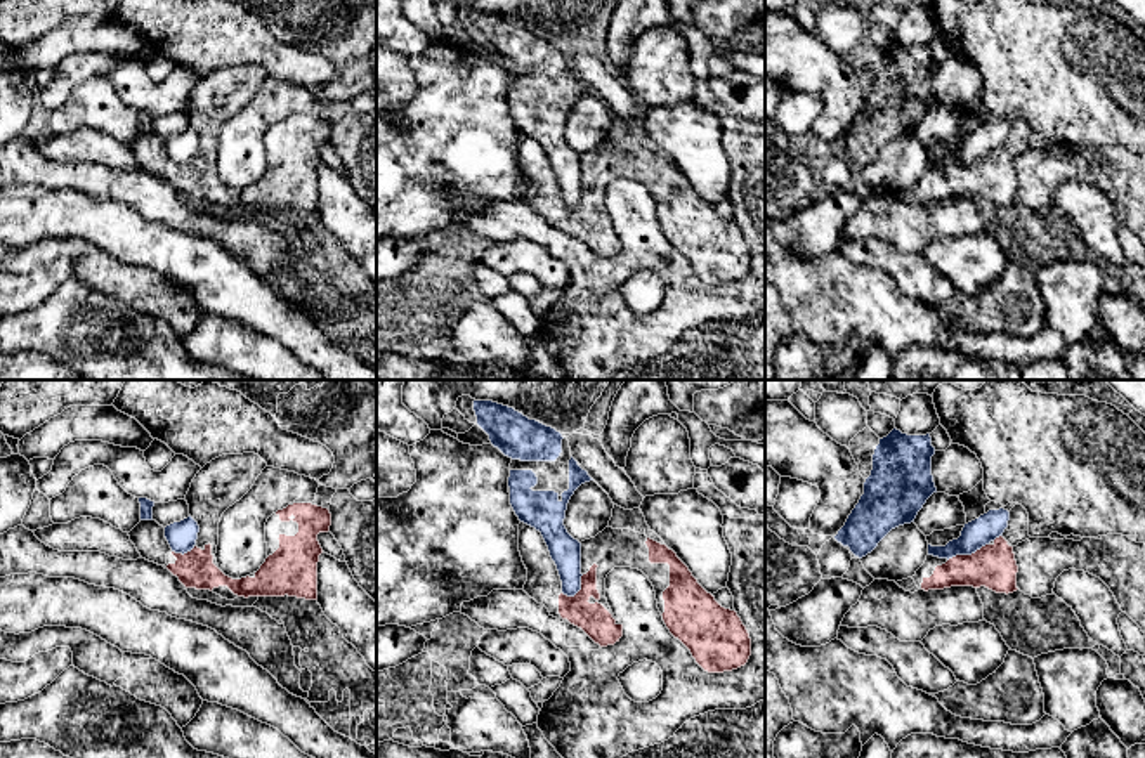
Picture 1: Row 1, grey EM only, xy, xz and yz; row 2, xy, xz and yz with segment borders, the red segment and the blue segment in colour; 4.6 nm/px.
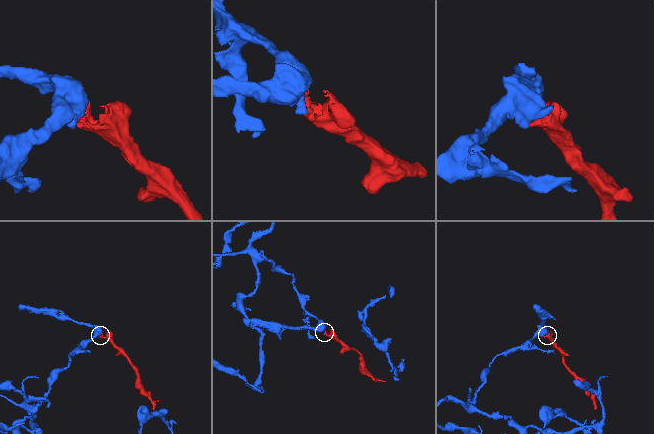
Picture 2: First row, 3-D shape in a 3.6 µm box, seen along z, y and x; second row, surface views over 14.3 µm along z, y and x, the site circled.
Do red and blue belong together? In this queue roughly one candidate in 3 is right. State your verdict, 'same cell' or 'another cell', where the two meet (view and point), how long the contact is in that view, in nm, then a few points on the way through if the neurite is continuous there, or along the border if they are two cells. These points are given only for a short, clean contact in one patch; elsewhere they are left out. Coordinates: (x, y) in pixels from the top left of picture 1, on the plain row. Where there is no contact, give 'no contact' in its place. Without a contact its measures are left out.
another cell; contact yz (967, 167); length 200 nm; border yz (987, 155), (970, 165), (956, 165), (948, 172)

